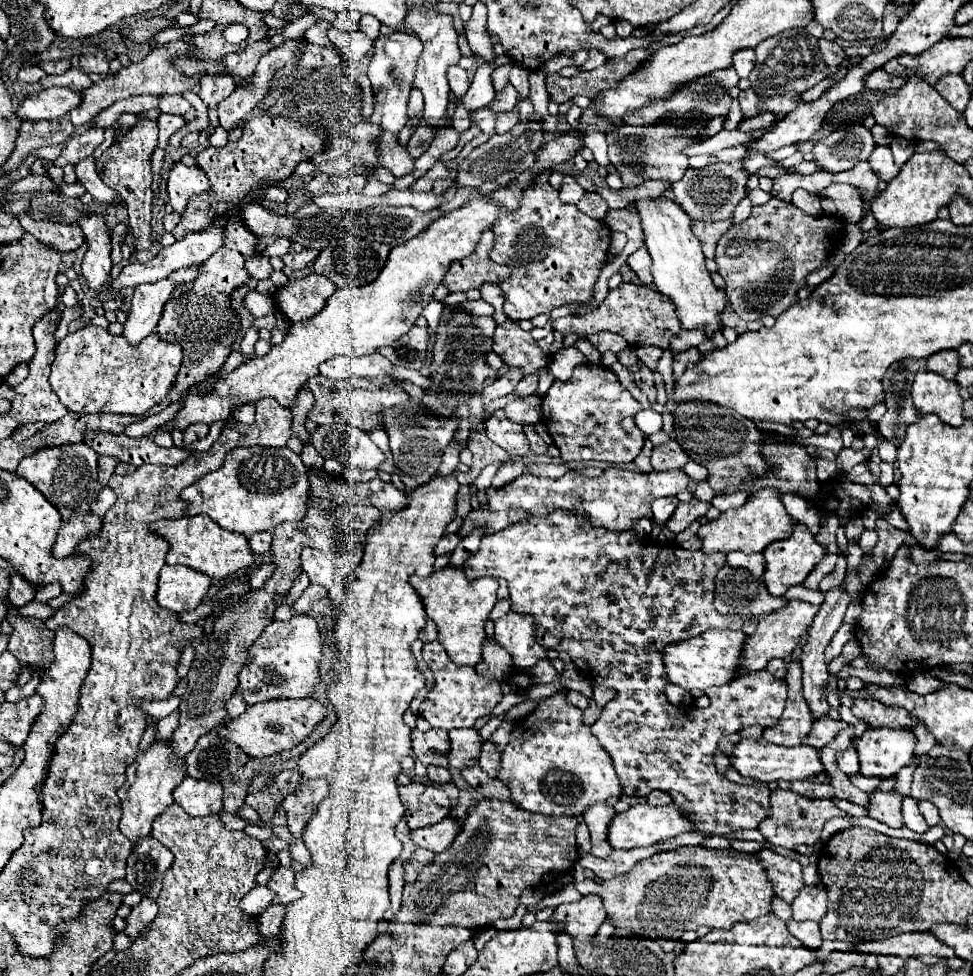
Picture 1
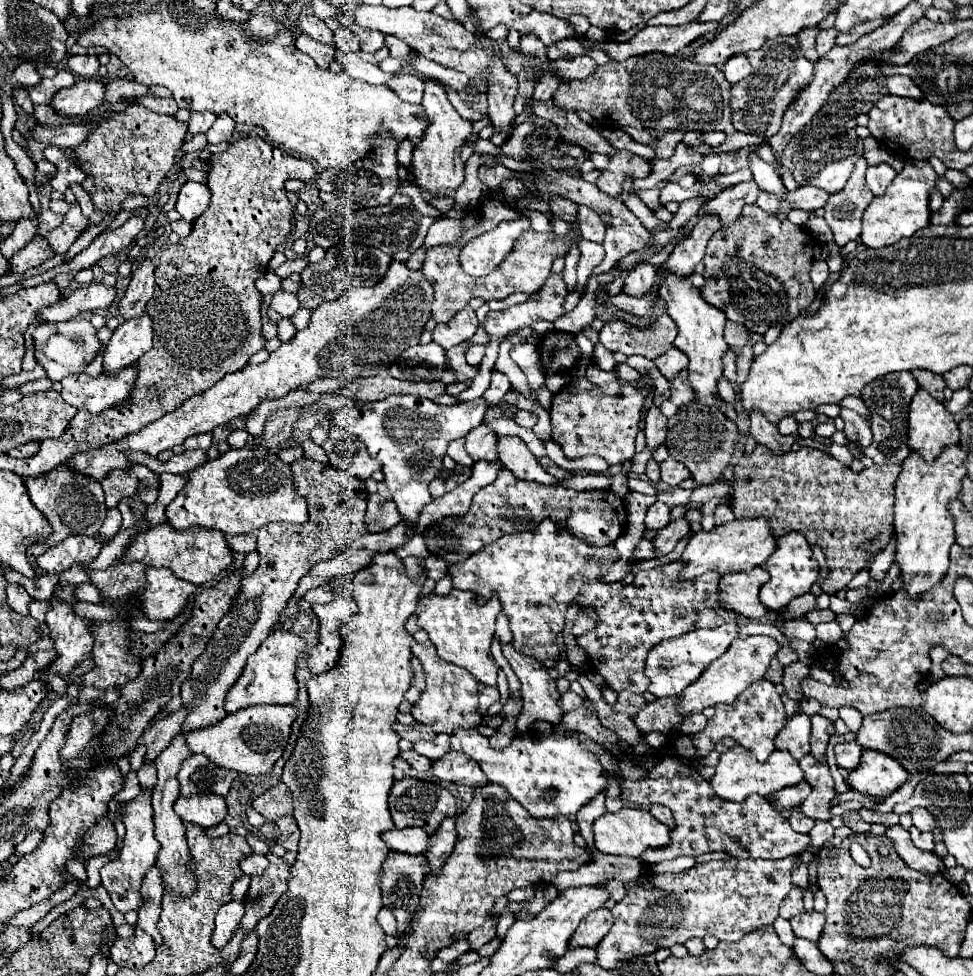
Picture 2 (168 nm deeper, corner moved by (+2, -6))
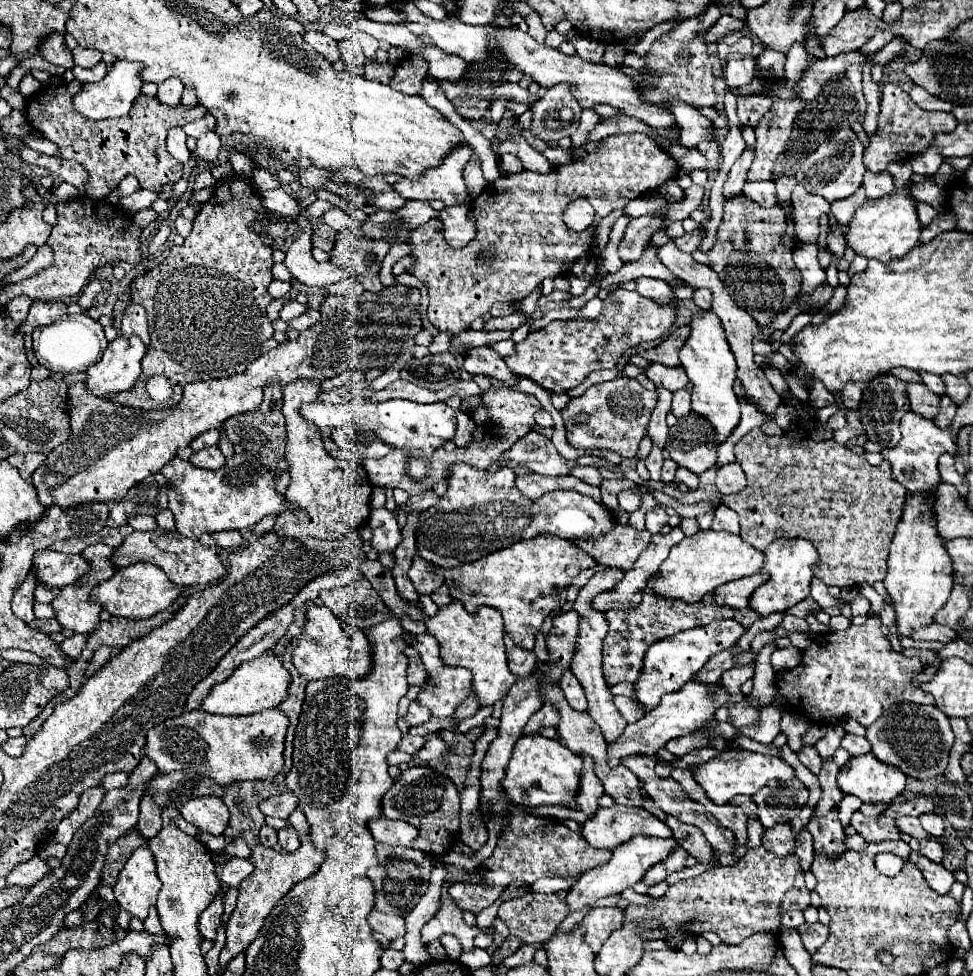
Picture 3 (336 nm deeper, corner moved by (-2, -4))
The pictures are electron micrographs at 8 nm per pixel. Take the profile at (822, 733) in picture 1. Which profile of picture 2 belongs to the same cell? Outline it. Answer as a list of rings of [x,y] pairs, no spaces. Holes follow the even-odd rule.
[[[812,755],[800,759],[800,767],[804,771],[804,781],[812,787],[812,793],[800,805],[800,811],[806,817],[812,817],[814,821],[830,821],[830,807],[836,801],[830,767],[826,763],[816,761]]]

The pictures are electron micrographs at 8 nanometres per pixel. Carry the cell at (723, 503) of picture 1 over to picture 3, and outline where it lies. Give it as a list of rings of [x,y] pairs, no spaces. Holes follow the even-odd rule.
[[[720,503],[716,507],[714,513],[714,523],[712,523],[714,531],[730,531],[730,533],[738,533],[740,525],[738,525],[738,513],[732,511],[730,507],[726,507],[724,503]]]

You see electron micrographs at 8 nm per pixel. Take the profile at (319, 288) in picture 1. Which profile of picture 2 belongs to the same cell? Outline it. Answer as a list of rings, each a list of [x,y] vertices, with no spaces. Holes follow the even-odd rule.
[[[298,309],[292,317],[290,317],[290,321],[296,325],[296,329],[304,329],[304,327],[308,327],[308,323],[310,323],[310,309]]]

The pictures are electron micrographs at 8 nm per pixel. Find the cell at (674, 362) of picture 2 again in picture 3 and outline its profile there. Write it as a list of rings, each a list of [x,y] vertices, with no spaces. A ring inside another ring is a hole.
[[[652,363],[646,369],[646,375],[656,383],[656,387],[664,387],[670,391],[678,391],[678,389],[686,387],[686,383],[688,383],[688,377],[686,377],[682,365],[666,367],[662,363]]]

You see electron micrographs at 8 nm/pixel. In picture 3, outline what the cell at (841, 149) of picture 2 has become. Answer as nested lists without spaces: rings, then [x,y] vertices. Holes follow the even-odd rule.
[[[840,127],[840,129],[832,131],[824,139],[824,143],[820,143],[816,147],[816,151],[808,153],[808,157],[800,163],[800,167],[796,171],[796,179],[800,185],[806,187],[808,193],[822,195],[830,203],[836,199],[850,197],[862,185],[862,175],[866,171],[866,167],[862,163],[862,153],[864,153],[864,147],[862,147],[858,135],[850,127]]]

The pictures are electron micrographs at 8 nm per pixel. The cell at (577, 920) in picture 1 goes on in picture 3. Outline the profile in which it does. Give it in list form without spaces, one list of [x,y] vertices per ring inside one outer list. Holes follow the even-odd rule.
[[[594,907],[588,915],[580,921],[584,931],[584,943],[590,945],[594,954],[597,954],[604,941],[610,937],[614,929],[618,929],[624,921],[624,915],[618,907]]]

